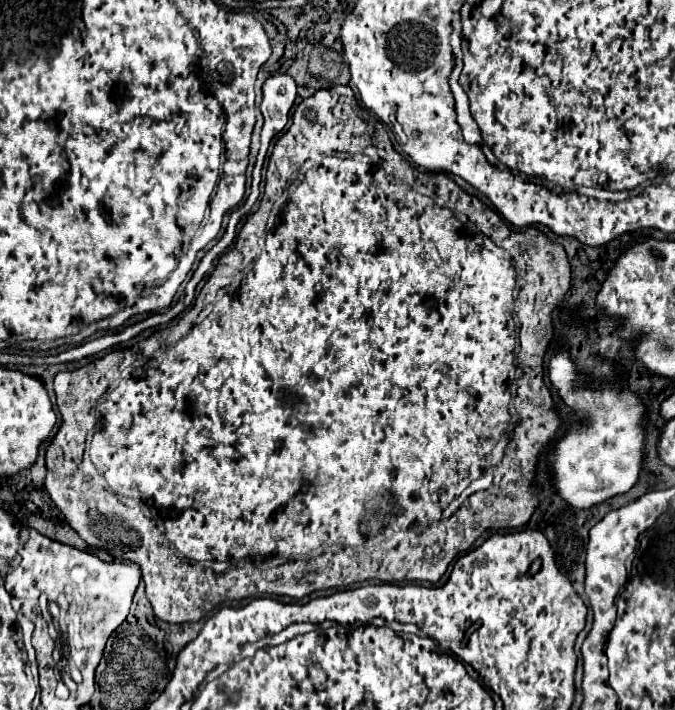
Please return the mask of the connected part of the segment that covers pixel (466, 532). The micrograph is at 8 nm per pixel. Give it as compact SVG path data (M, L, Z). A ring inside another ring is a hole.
M332 86L332 88L322 88L318 90L314 96L302 100L292 116L292 126L288 128L286 134L280 136L280 140L274 146L274 152L270 156L268 168L266 168L266 192L260 200L260 206L254 214L248 214L242 230L238 232L238 240L234 244L234 248L230 252L226 252L216 268L210 272L208 282L204 284L202 292L198 294L198 298L194 300L194 304L188 308L188 312L184 312L184 316L180 316L180 320L176 324L166 326L164 330L158 330L156 334L152 334L148 340L138 342L134 348L130 350L112 350L108 352L108 356L96 358L94 362L86 364L84 368L72 370L72 372L58 372L54 378L54 392L56 392L56 406L58 412L62 414L62 424L56 432L56 436L48 442L46 446L46 468L48 468L48 478L44 482L44 488L48 490L52 502L58 506L58 510L64 514L66 522L80 534L80 538L88 544L94 546L98 550L106 550L110 552L114 558L118 560L130 560L136 562L142 570L142 580L146 584L146 596L154 608L154 614L164 620L164 622L176 622L176 624L184 624L184 622L198 622L200 618L204 618L208 612L212 612L214 608L218 608L222 602L232 602L232 600L244 600L244 598L256 598L256 596L290 596L290 598L304 598L316 590L328 590L328 588L342 588L342 586L350 586L356 582L366 582L366 580L379 580L380 582L431 582L437 583L444 572L448 570L450 562L468 552L468 548L474 544L476 538L482 536L484 530L498 530L498 528L518 528L524 526L532 512L538 506L538 498L534 496L534 488L530 486L534 482L534 470L536 470L536 462L540 452L544 452L544 448L548 444L554 442L554 434L558 430L558 414L552 408L552 394L546 388L544 380L542 380L542 358L544 352L552 340L552 314L556 310L554 302L562 300L562 296L568 292L570 288L570 264L566 258L566 252L560 244L550 242L542 232L534 230L534 228L522 228L522 230L510 230L510 226L490 208L486 206L482 200L474 195L468 194L461 189L449 176L442 173L426 174L430 178L422 180L422 172L414 170L394 148L392 142L388 138L388 134L382 130L382 124L376 122L374 118L364 116L364 108L360 108L358 100L354 98L354 92L350 86ZM494 242L498 246L502 246L504 250L510 252L512 260L508 254L500 254L494 250ZM550 288L558 288L558 292L562 292L562 296L552 296ZM512 308L516 318L520 320L520 330L518 330L518 338L520 338L520 350L514 358L514 346L516 346L516 326L512 320ZM516 362L518 368L522 368L522 376L518 378L518 394L514 400L514 408L518 414L516 420L516 430L512 432L504 458L502 462L496 466L494 470L494 482L492 468L490 466L490 452L494 448L494 440L500 440L500 436L506 432L508 422L510 422L510 414L508 414L508 404L512 400L512 396L508 394L508 384L514 378L516 372Z

